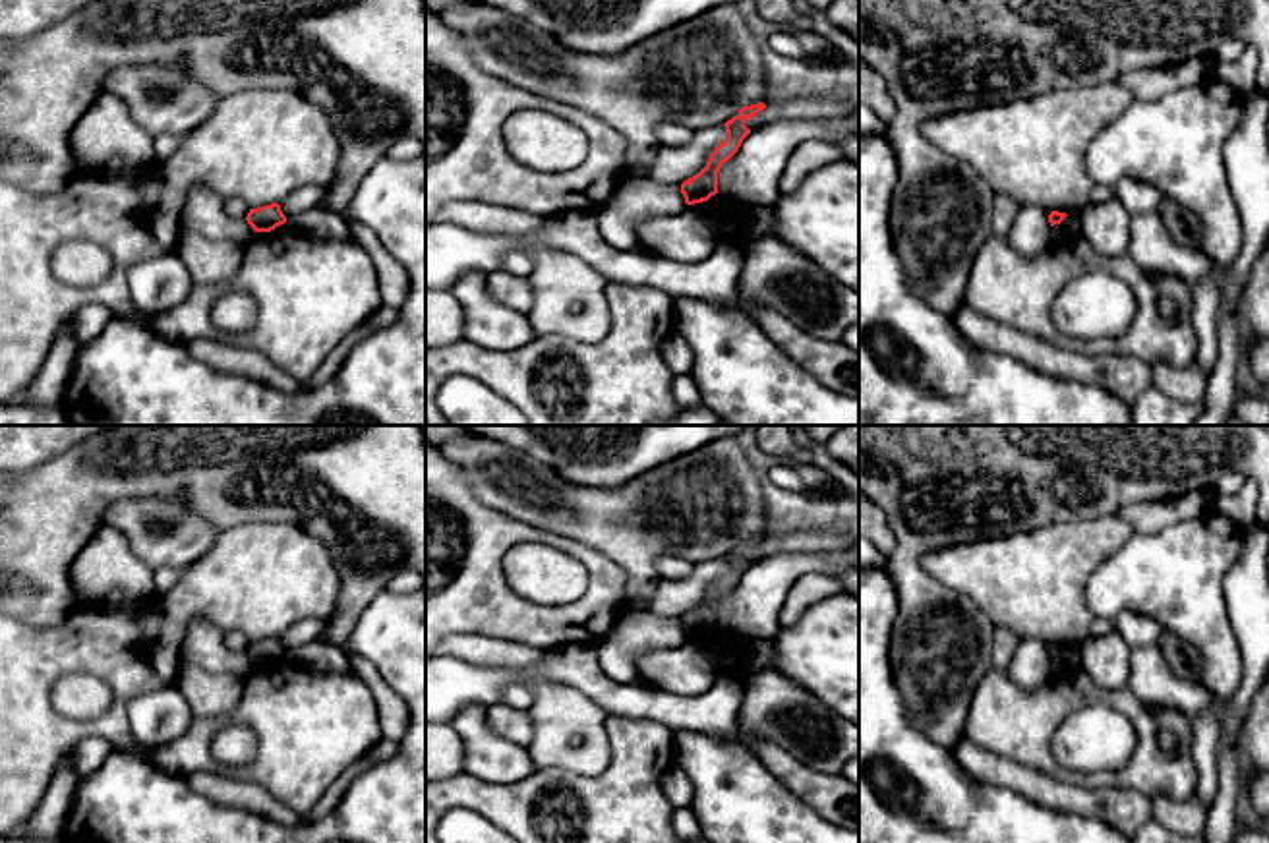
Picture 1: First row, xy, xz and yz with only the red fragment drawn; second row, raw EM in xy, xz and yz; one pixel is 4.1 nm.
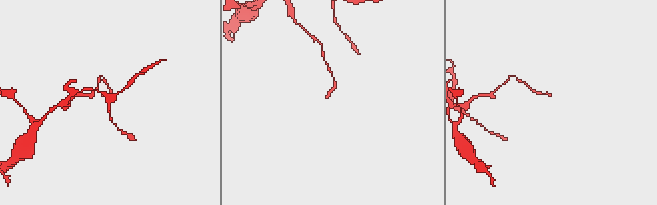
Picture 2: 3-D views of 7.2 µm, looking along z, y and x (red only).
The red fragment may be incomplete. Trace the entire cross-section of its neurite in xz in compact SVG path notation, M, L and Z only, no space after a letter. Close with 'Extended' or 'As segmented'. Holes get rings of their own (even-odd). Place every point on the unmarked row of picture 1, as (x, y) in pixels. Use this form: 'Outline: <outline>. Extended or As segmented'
Outline: M764 536L741 539L739 547L723 557L727 565L725 574L716 580L698 607L681 617L681 626L687 638L708 634L718 626L718 605L722 597L739 584L743 572L751 567L745 555L764 541Z. As segmented

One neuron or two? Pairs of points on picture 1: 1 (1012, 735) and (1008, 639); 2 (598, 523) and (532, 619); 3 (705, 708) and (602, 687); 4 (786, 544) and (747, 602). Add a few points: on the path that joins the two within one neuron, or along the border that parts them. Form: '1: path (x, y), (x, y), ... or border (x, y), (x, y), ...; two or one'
1: border (993, 671), (1003, 673); two
2: border (540, 528), (579, 540), (602, 552), (621, 569); two
3: path (679, 708), (627, 700); one
4: border (826, 552), (778, 552), (751, 565); two

